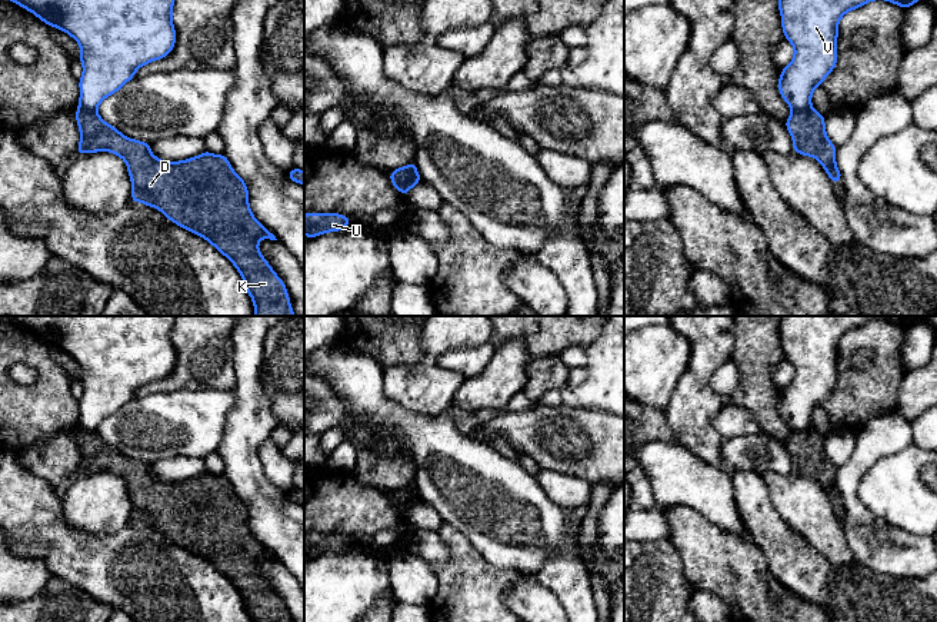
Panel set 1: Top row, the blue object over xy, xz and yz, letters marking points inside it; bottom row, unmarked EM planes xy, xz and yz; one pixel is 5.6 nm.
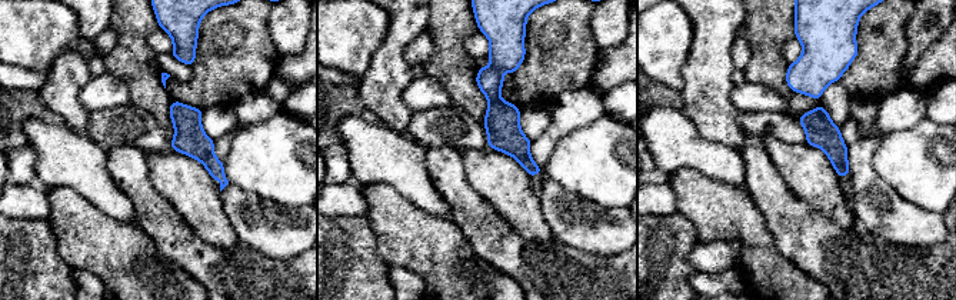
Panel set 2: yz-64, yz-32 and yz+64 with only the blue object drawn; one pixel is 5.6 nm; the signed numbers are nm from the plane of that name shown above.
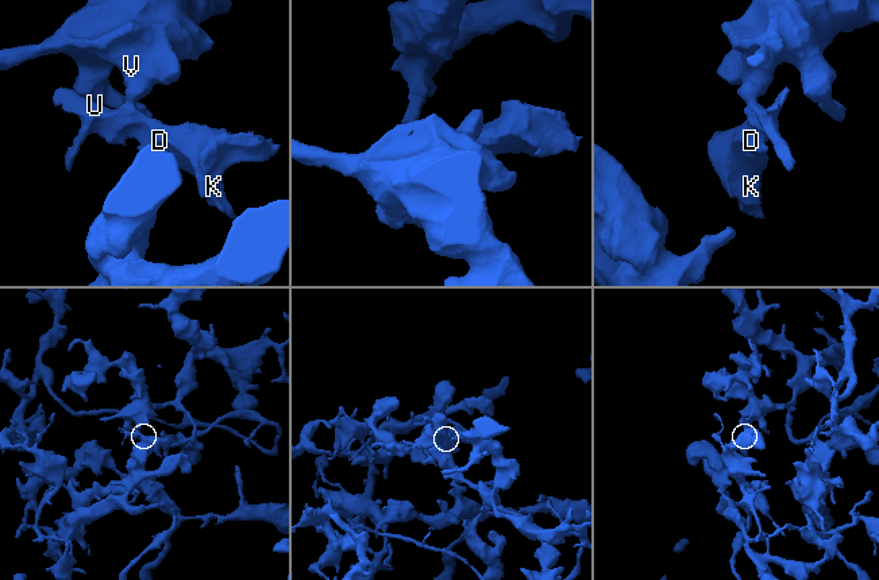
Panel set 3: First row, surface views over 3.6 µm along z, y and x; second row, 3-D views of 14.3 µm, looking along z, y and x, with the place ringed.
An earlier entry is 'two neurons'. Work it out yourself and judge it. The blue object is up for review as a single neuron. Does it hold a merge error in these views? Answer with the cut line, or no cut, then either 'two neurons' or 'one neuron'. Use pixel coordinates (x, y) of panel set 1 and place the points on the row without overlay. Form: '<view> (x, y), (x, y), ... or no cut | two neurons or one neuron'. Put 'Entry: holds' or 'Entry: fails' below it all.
yz (810, 425), (793, 432) | two neurons
Entry: holds

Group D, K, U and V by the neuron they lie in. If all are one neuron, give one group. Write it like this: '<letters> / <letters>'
D K U / V

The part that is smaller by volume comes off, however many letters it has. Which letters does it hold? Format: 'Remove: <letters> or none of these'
Remove: D, K, U

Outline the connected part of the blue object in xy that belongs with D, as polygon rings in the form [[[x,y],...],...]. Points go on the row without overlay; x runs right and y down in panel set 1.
[[[79,426],[76,442],[81,456],[77,475],[110,472],[126,482],[131,499],[131,522],[159,529],[177,546],[211,563],[239,591],[253,622],[290,622],[286,605],[259,572],[260,559],[277,559],[253,536],[247,505],[224,475],[206,470],[191,479],[164,482],[153,476],[150,465],[126,458],[97,432]]]

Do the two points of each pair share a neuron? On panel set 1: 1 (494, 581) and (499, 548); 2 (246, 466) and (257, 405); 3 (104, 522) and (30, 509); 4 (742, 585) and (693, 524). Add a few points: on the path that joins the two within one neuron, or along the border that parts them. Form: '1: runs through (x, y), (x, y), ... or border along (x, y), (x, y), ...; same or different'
1: border along (472, 544), (490, 564), (522, 572); different
2: runs through (246, 451), (246, 428), (252, 421); same
3: border along (60, 496), (64, 521), (74, 528), (93, 534); different
4: runs through (727, 569), (697, 539); same

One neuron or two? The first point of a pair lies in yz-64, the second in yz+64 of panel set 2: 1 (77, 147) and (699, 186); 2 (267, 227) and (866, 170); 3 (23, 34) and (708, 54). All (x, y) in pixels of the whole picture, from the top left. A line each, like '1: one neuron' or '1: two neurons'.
1: two neurons
2: one neuron
3: two neurons

